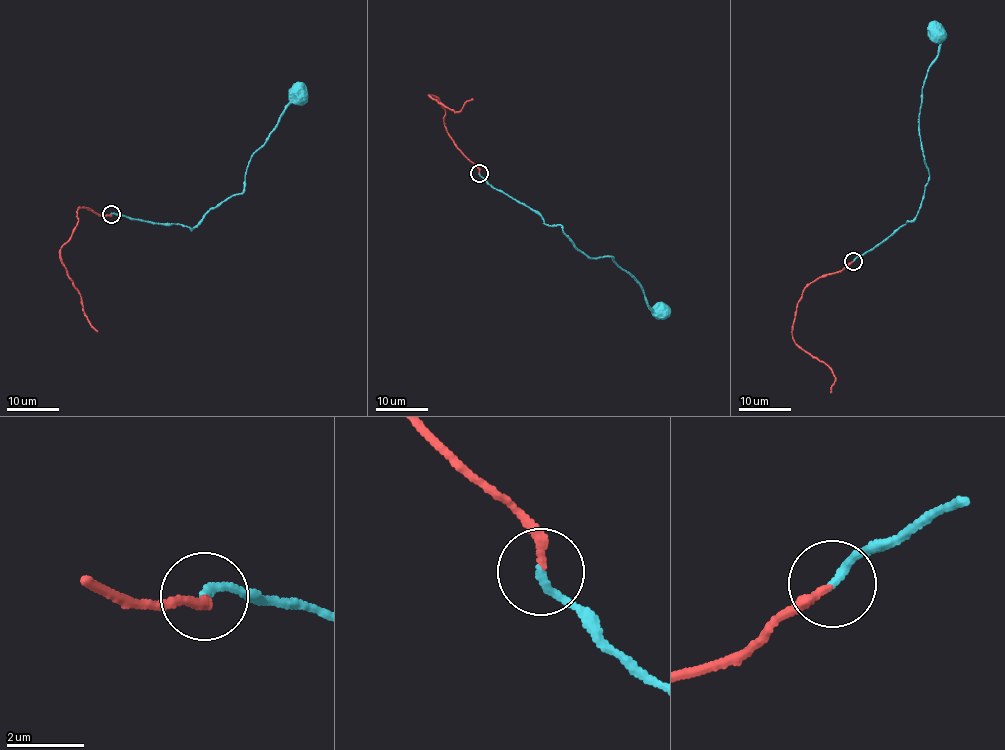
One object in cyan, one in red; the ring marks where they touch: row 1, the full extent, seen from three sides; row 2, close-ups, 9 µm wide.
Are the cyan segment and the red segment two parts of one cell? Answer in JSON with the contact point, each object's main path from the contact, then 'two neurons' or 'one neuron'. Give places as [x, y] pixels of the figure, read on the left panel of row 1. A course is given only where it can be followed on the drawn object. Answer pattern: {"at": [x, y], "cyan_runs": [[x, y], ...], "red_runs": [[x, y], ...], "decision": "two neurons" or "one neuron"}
{"at": [111, 214], "cyan_runs": [[111, 215], [190, 229], [195, 226], [202, 216], [243, 192], [252, 154], [275, 126], [285, 106], [298, 95]], "red_runs": [[111, 215], [80, 208], [76, 227], [61, 249], [60, 260], [79, 292], [86, 318], [98, 331]], "decision": "one neuron"}

